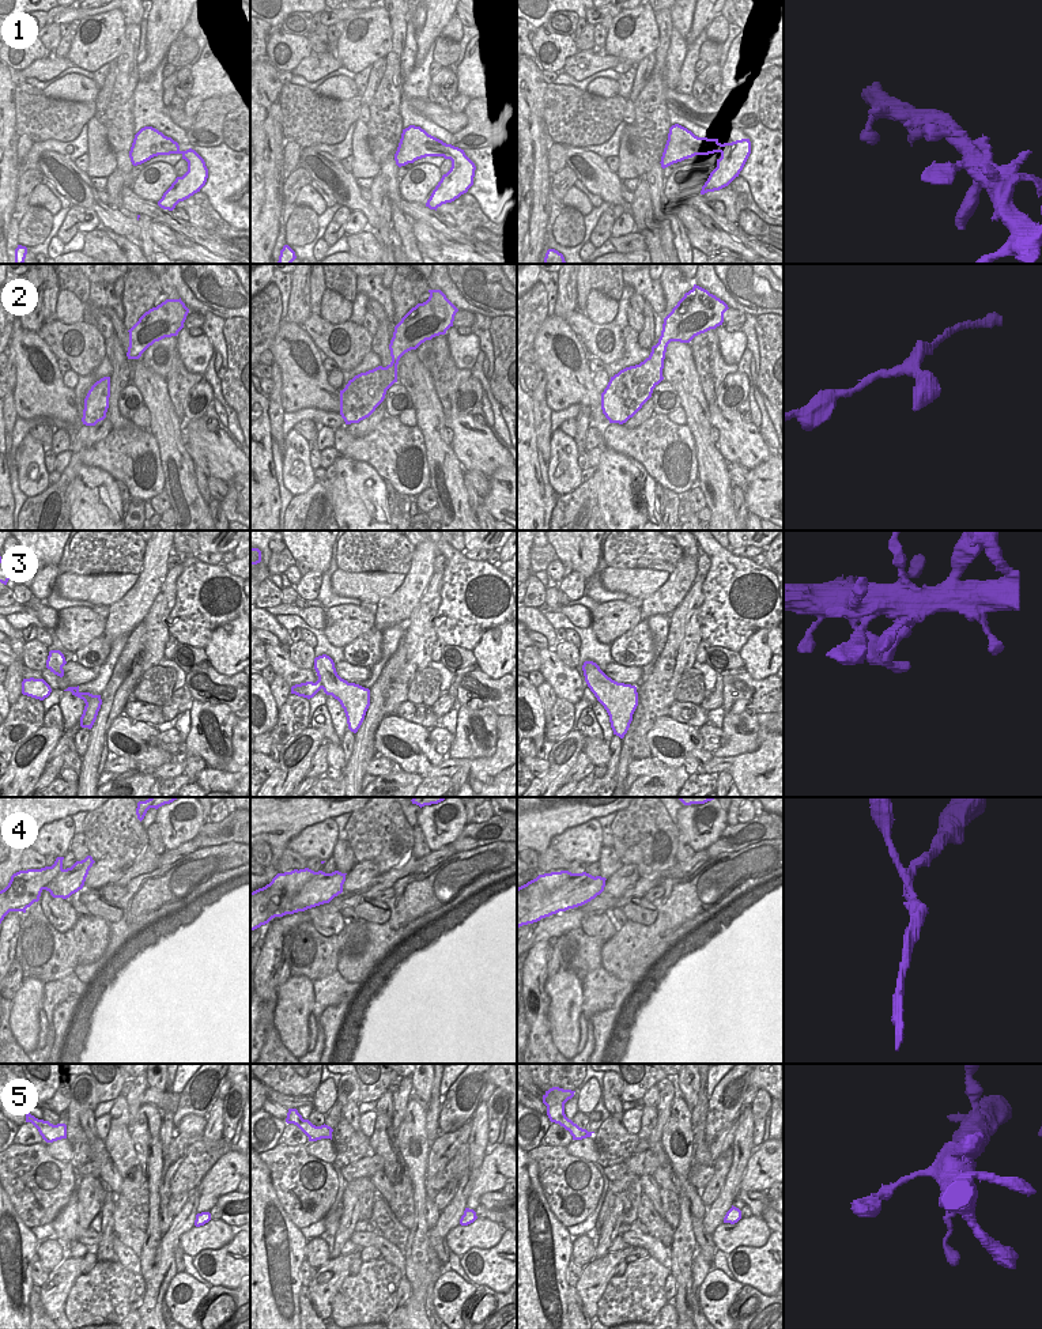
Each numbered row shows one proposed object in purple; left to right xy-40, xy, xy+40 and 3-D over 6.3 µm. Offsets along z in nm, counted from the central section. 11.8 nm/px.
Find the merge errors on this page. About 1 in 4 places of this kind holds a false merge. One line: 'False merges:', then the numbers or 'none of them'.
False merges: 4

